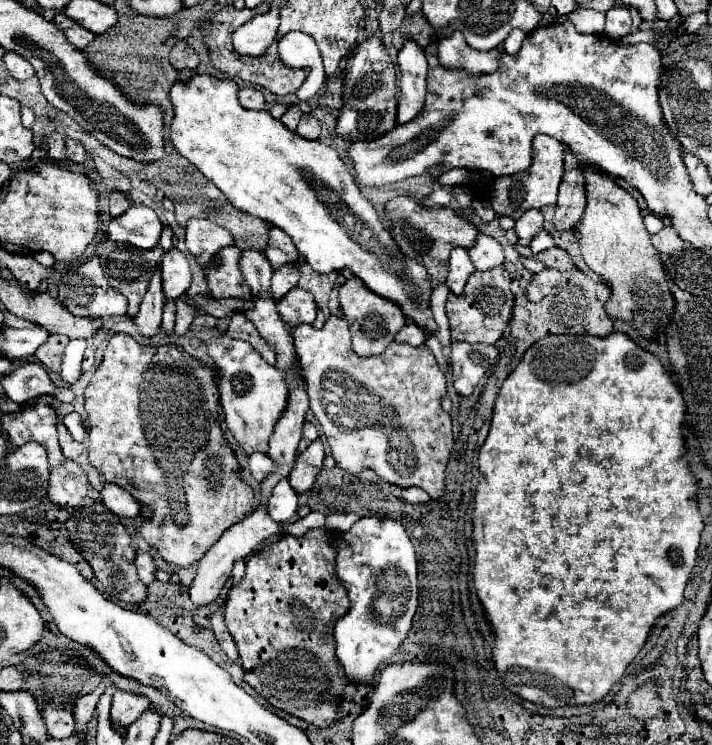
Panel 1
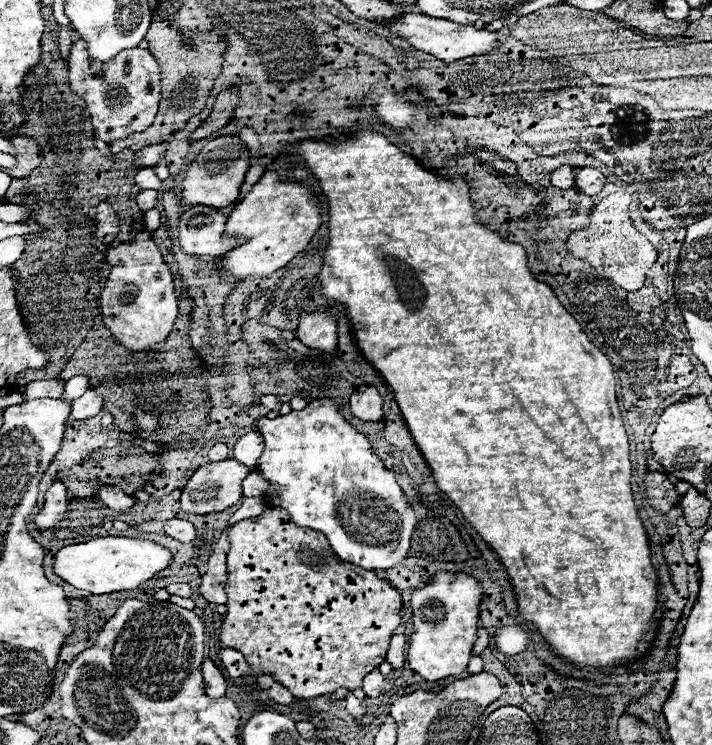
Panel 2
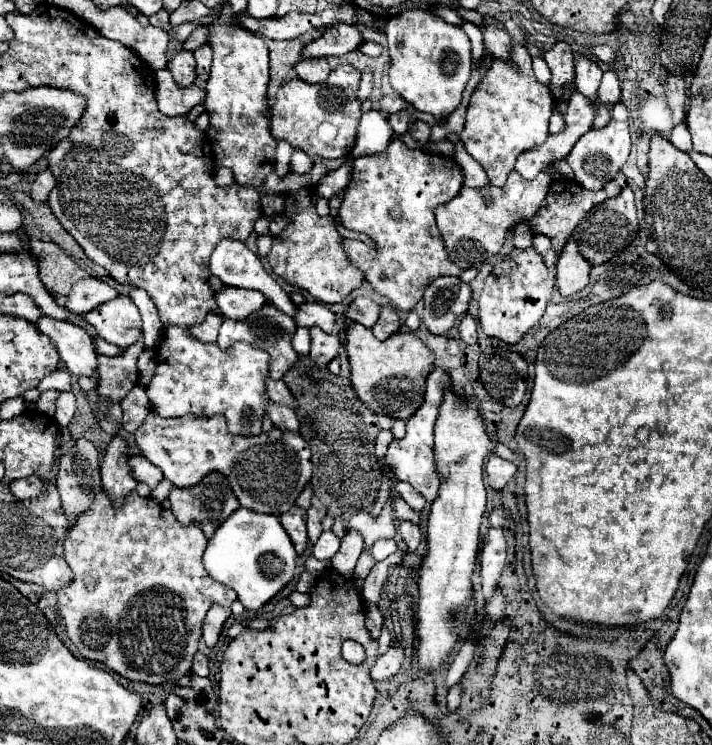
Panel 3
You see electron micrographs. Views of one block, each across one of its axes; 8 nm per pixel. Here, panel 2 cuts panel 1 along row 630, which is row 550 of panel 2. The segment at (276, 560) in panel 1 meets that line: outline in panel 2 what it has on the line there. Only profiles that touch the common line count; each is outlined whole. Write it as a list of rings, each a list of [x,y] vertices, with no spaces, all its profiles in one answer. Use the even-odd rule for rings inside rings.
[[[266,508],[256,518],[248,518],[248,520],[236,522],[230,528],[228,536],[230,536],[230,542],[232,542],[232,548],[228,552],[228,582],[226,582],[226,592],[228,592],[226,606],[228,606],[228,612],[226,612],[226,618],[224,618],[222,626],[220,626],[220,646],[222,648],[234,648],[234,650],[244,654],[244,658],[246,658],[246,662],[250,666],[250,670],[242,676],[244,688],[246,690],[260,690],[256,686],[258,684],[258,680],[256,680],[258,674],[272,676],[274,682],[278,682],[280,686],[288,688],[294,694],[294,698],[300,698],[300,700],[310,700],[310,698],[334,694],[338,688],[350,688],[350,690],[362,688],[364,676],[370,674],[372,670],[376,670],[384,662],[392,632],[400,624],[400,608],[402,608],[400,592],[394,586],[390,586],[386,580],[378,578],[376,572],[368,572],[364,568],[358,568],[358,566],[348,564],[342,558],[338,558],[332,552],[332,548],[330,548],[330,544],[328,544],[324,534],[318,534],[316,530],[310,530],[310,528],[294,524],[290,514],[286,510],[282,510],[282,508]]]

